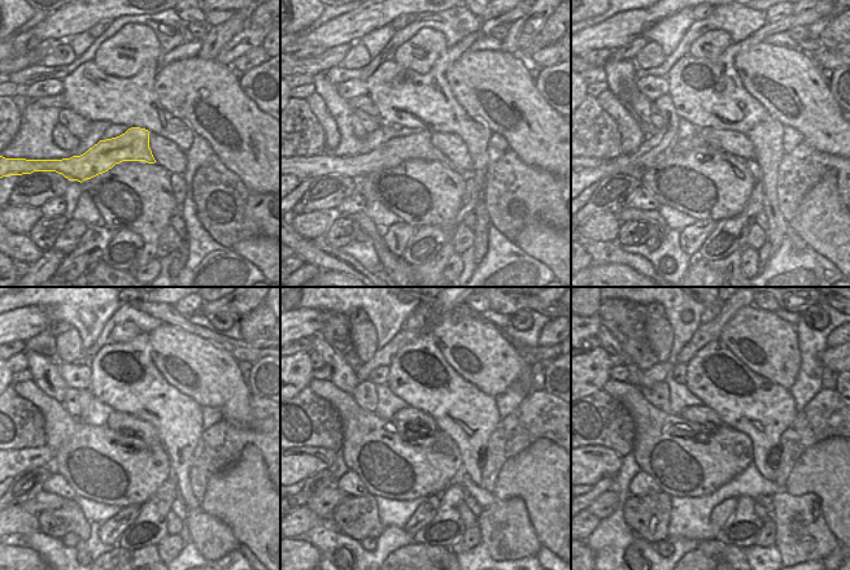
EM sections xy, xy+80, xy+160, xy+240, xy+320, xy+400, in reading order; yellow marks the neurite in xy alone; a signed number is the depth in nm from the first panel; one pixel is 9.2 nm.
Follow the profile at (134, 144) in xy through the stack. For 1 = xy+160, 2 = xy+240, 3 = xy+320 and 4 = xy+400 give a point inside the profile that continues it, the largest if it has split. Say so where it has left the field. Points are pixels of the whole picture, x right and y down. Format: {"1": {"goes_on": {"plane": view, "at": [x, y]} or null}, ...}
{"1": {"goes_on": {"plane": "xy+160", "at": [679, 146]}}, "2": {"goes_on": {"plane": "xy+240", "at": [173, 477]}}, "3": {"goes_on": {"plane": "xy+320", "at": [506, 530]}}, "4": {"goes_on": {"plane": "xy+400", "at": [802, 534]}}}

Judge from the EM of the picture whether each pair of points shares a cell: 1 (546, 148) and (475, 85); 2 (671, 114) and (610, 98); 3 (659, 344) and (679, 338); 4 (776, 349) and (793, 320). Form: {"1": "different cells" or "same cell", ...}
{"1": "same cell", "2": "different cells", "3": "different cells", "4": "different cells"}

